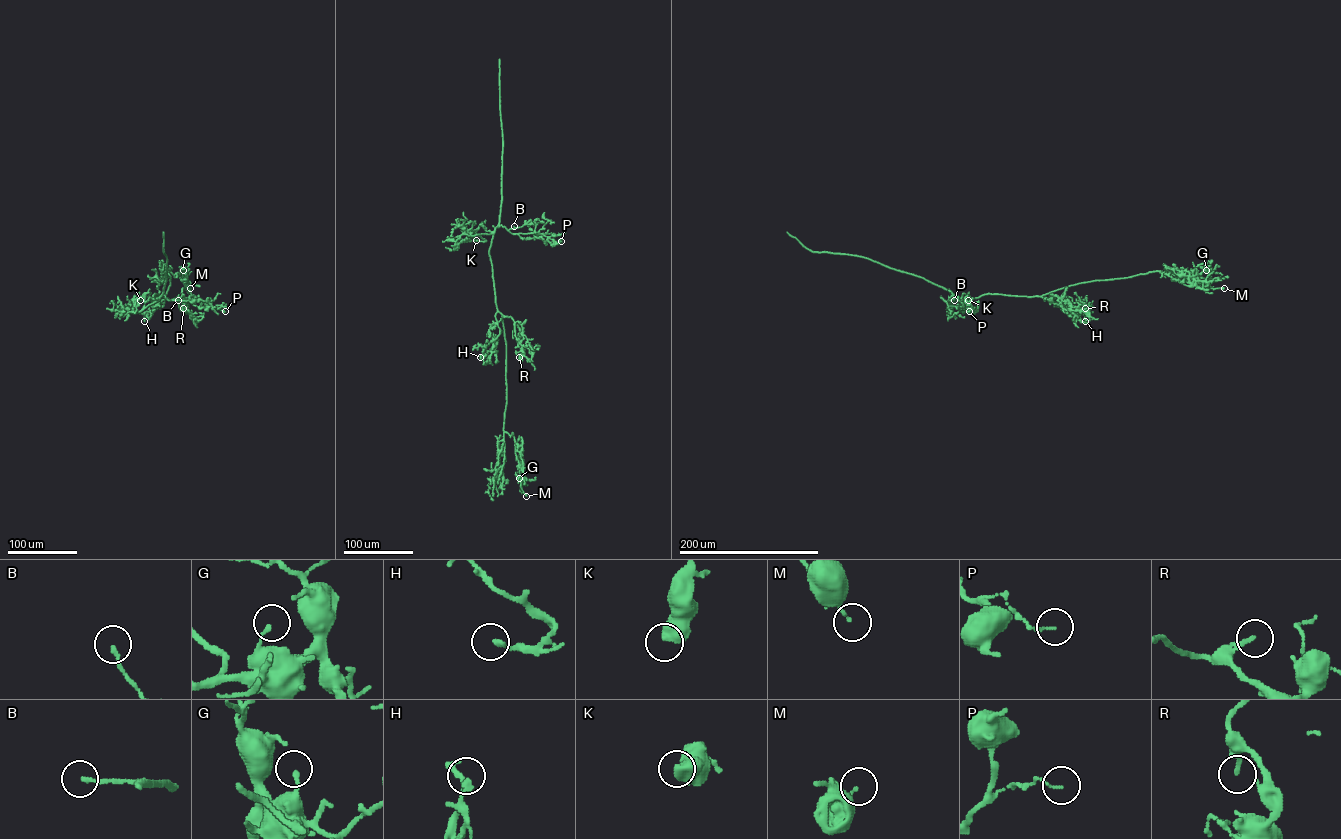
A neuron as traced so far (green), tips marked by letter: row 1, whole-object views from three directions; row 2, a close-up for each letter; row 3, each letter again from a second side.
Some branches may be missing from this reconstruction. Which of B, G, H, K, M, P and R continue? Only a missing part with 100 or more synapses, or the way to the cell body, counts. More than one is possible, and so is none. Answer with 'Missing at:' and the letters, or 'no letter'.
Missing at: no letter

